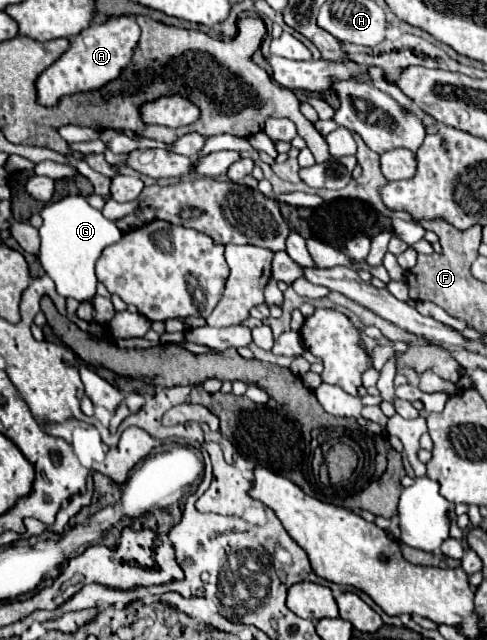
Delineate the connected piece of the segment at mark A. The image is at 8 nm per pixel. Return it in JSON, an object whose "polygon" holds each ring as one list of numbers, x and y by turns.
{"polygon":[[120,16,110,18,108,22,100,26,90,26,82,30,82,34,70,38,70,48,54,62,48,70,44,70,36,82,38,90,38,102,42,106,54,106,60,98,78,94,78,92,90,92,96,88,102,88,106,82,114,80,126,62,130,62,134,46,138,44,138,24,132,16]]}

